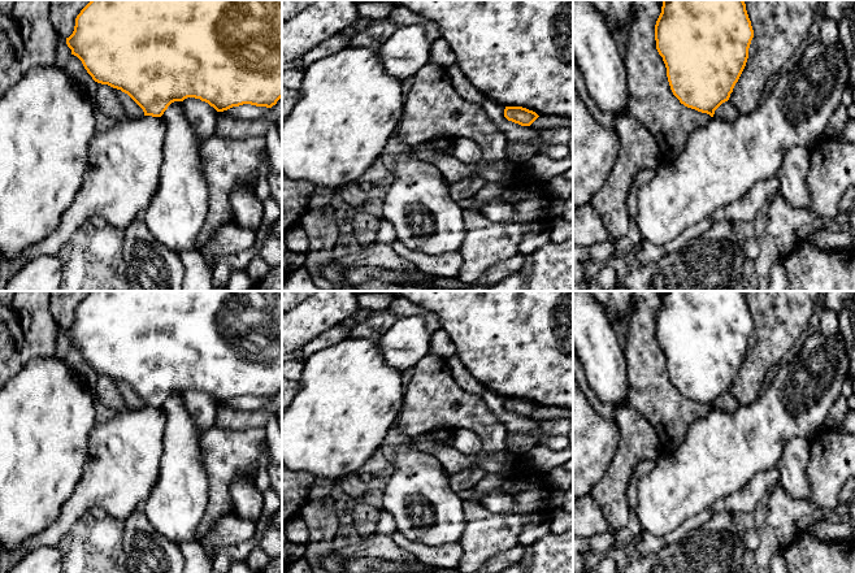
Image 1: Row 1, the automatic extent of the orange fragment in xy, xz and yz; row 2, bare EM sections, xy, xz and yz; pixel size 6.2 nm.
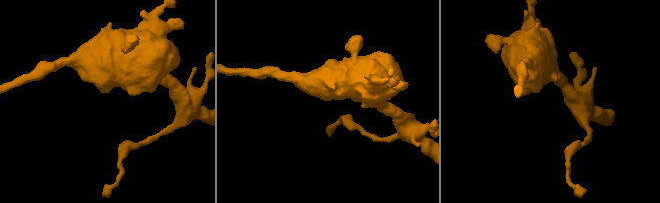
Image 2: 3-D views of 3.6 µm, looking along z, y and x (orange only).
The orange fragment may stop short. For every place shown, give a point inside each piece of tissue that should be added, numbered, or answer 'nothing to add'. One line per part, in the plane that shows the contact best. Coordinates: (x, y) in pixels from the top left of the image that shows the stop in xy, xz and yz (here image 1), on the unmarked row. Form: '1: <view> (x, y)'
nothing to add

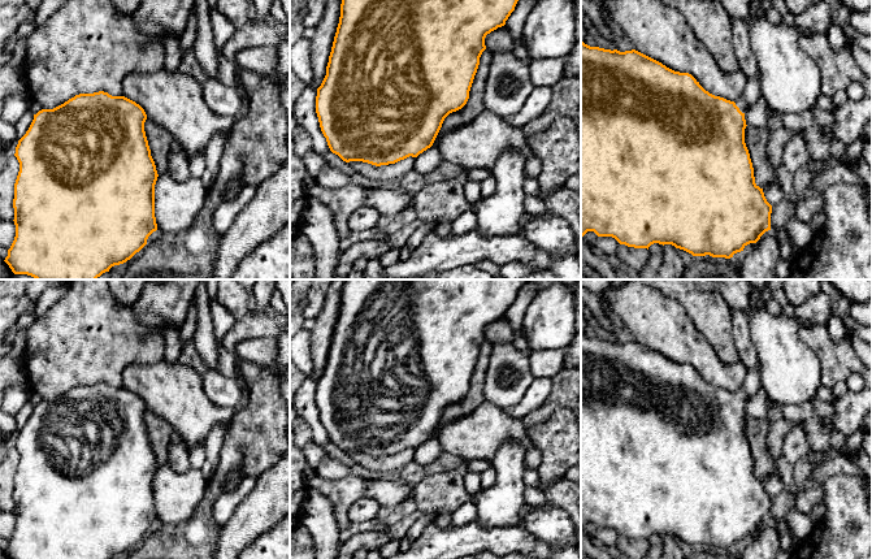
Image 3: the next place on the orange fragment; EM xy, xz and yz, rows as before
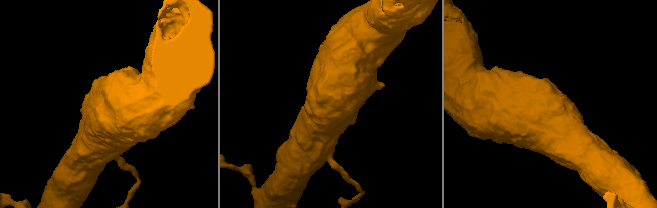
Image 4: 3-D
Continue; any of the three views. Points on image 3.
1: yz (751, 385)

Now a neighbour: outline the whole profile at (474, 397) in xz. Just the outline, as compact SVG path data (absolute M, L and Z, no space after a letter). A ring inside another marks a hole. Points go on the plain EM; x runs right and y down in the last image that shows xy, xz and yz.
M485 341L480 348L480 356L469 382L469 390L467 395L461 400L450 404L444 410L433 437L438 436L438 432L442 426L473 412L485 402L485 376L490 363L491 351L493 344Z

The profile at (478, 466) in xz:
M477 459L477 460L468 462L468 471L469 472L482 473L489 467L491 467L491 462L487 462L487 460Z

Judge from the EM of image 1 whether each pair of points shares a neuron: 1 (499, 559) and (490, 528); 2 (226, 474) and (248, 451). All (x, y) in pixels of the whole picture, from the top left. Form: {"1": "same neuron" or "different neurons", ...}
{"1": "different neurons", "2": "same neuron"}

